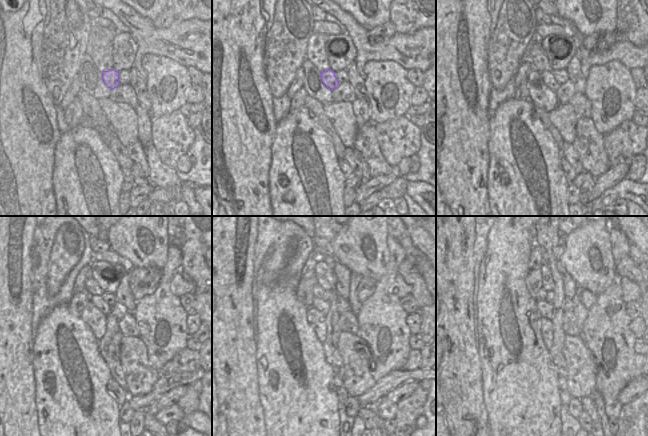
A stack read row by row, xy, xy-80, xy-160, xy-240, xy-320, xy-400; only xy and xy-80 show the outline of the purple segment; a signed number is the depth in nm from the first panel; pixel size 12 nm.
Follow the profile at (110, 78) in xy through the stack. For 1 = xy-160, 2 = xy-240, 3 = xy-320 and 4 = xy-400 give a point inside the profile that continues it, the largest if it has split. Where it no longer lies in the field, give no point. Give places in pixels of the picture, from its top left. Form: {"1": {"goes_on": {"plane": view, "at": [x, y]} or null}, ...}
{"1": {"goes_on": {"plane": "xy-160", "at": [547, 77]}}, "2": {"goes_on": {"plane": "xy-240", "at": [105, 308]}}, "3": {"goes_on": {"plane": "xy-320", "at": [323, 306]}}, "4": {"goes_on": {"plane": "xy-400", "at": [545, 310]}}}

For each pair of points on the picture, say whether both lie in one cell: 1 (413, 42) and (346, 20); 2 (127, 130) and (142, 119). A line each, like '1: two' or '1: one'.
1: one
2: two

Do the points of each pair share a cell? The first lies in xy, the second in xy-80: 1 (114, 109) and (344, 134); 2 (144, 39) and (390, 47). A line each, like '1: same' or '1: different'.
1: same
2: same

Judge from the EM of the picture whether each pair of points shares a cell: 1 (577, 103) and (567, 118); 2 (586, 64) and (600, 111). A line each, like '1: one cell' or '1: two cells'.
1: two cells
2: two cells

